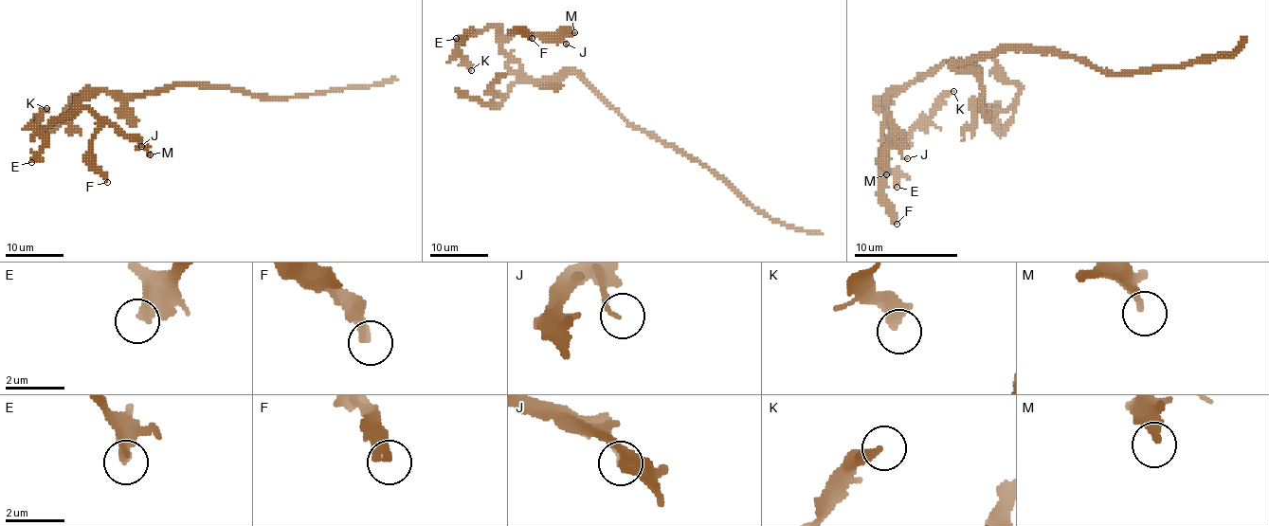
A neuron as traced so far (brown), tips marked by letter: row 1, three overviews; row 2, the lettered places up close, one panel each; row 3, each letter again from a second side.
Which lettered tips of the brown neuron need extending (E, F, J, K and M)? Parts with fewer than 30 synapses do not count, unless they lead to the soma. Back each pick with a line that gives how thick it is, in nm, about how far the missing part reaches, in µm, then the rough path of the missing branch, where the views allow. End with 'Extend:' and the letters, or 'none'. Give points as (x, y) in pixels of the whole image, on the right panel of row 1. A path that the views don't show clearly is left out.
Extend: none

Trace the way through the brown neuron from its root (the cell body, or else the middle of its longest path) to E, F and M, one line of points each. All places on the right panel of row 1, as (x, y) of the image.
E: (1021, 49), (982, 52), (961, 68), (971, 63), (943, 63), (876, 101), (897, 187)
F: (1021, 49), (982, 52), (961, 60), (961, 68), (971, 63), (943, 63), (886, 99), (881, 203), (897, 224)
M: (1021, 49), (982, 52), (961, 60), (961, 68), (971, 63), (943, 63), (899, 86), (886, 99), (886, 174)

